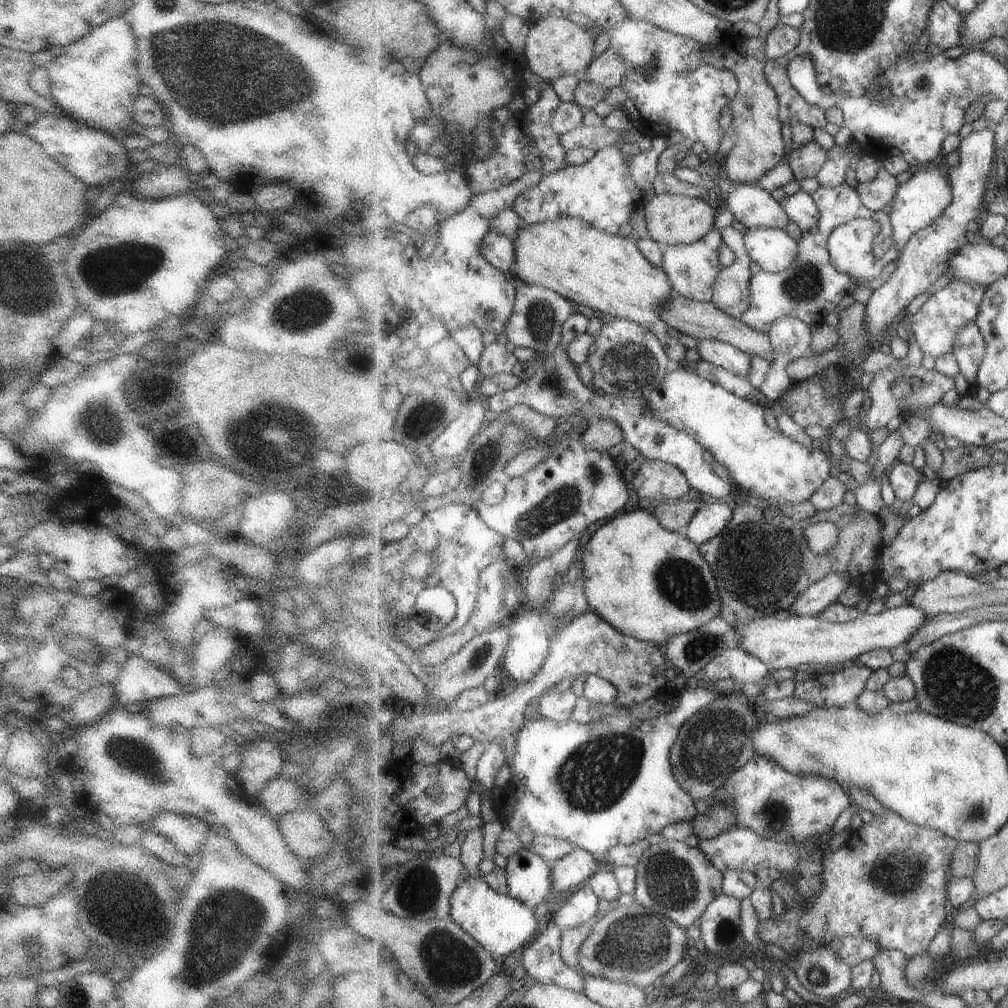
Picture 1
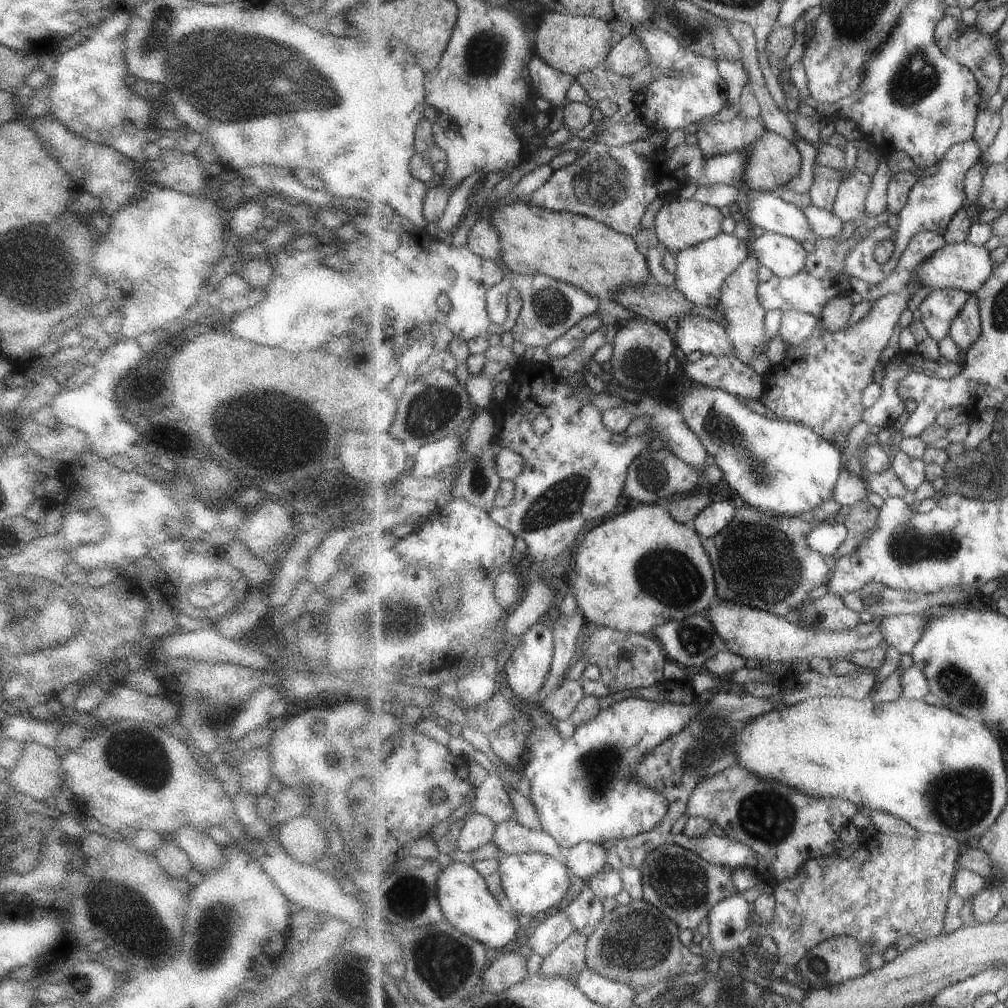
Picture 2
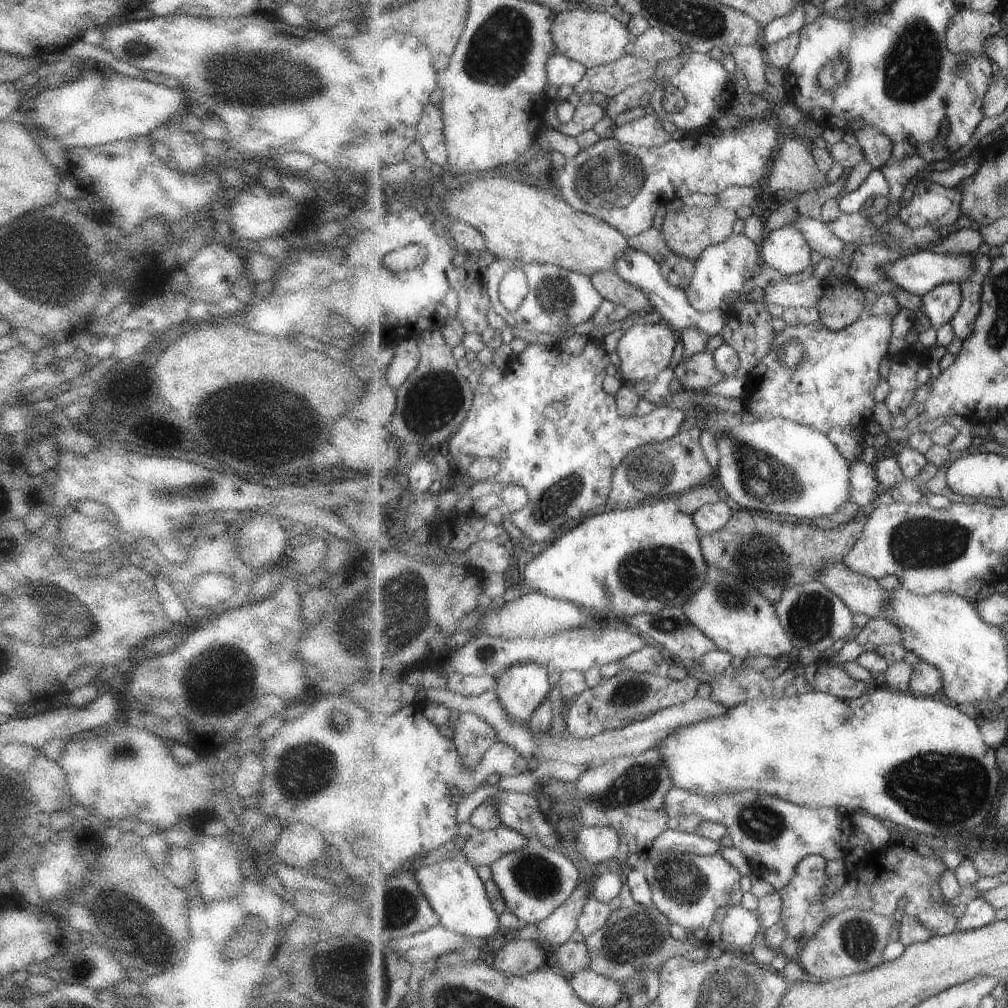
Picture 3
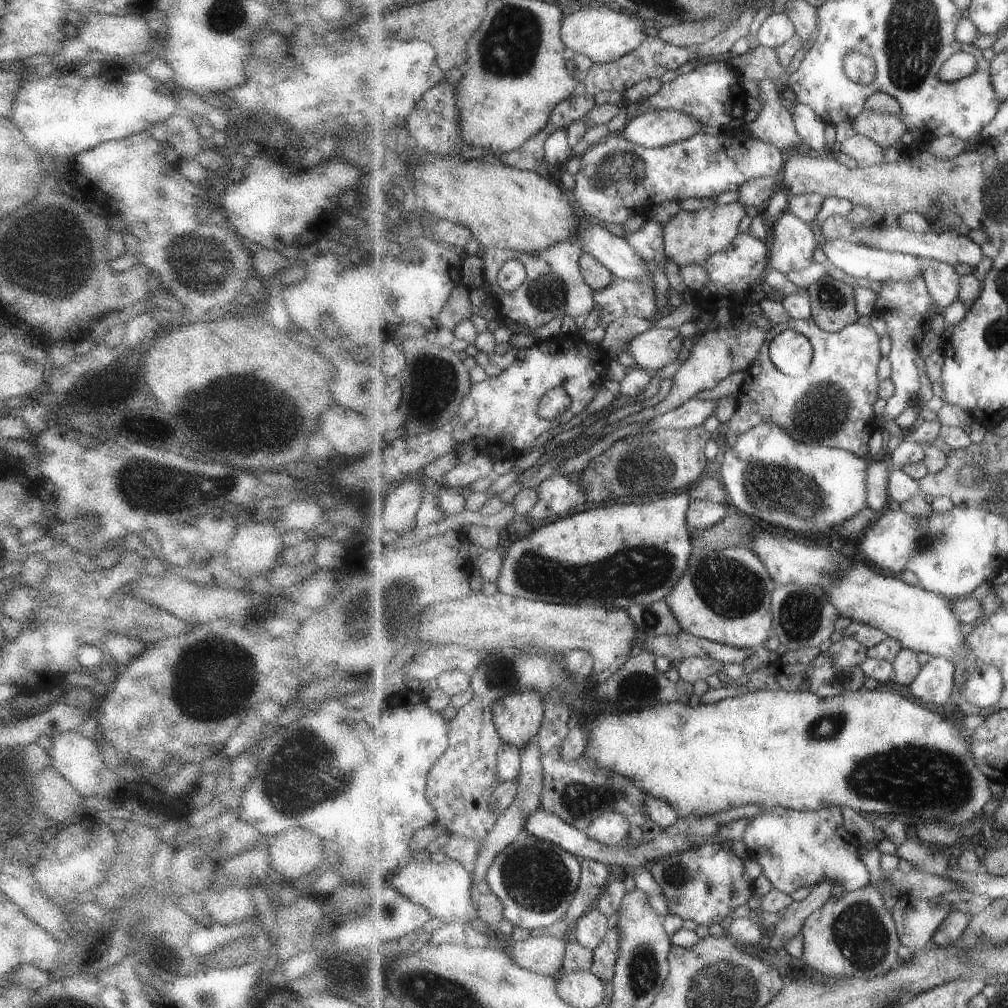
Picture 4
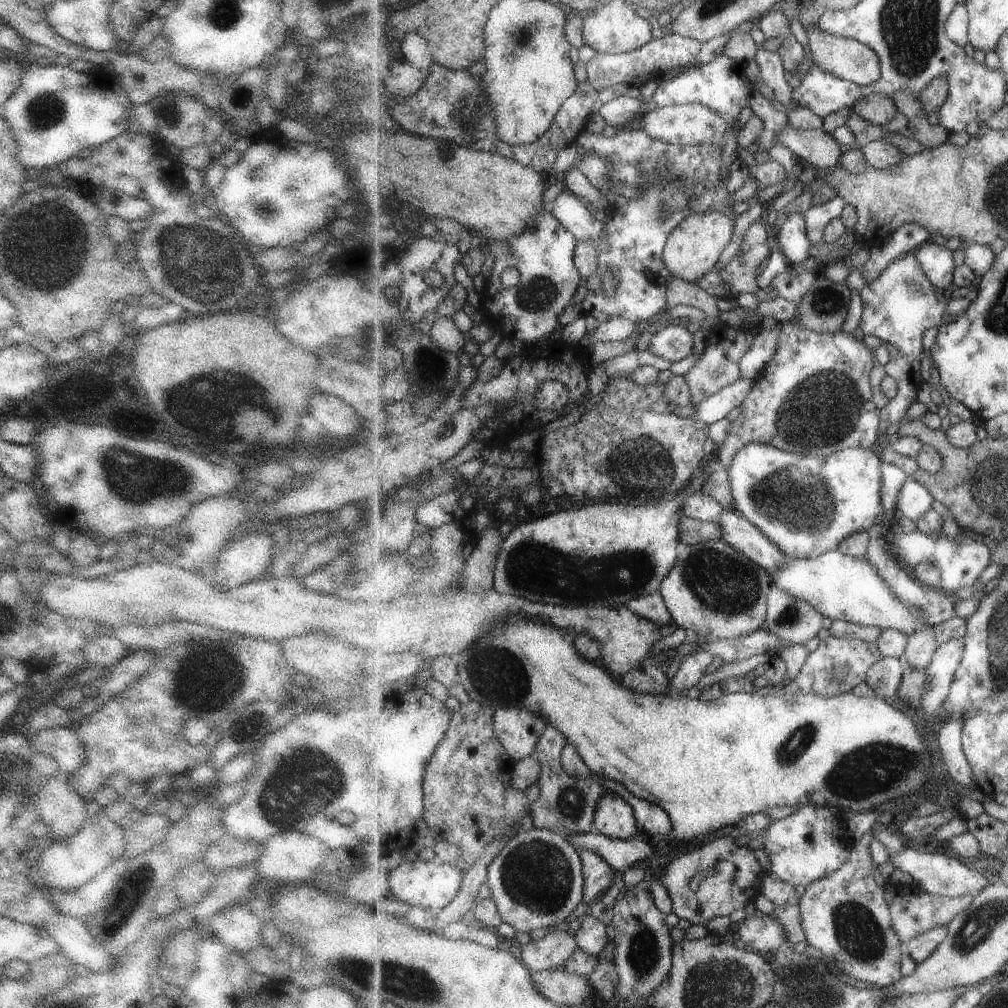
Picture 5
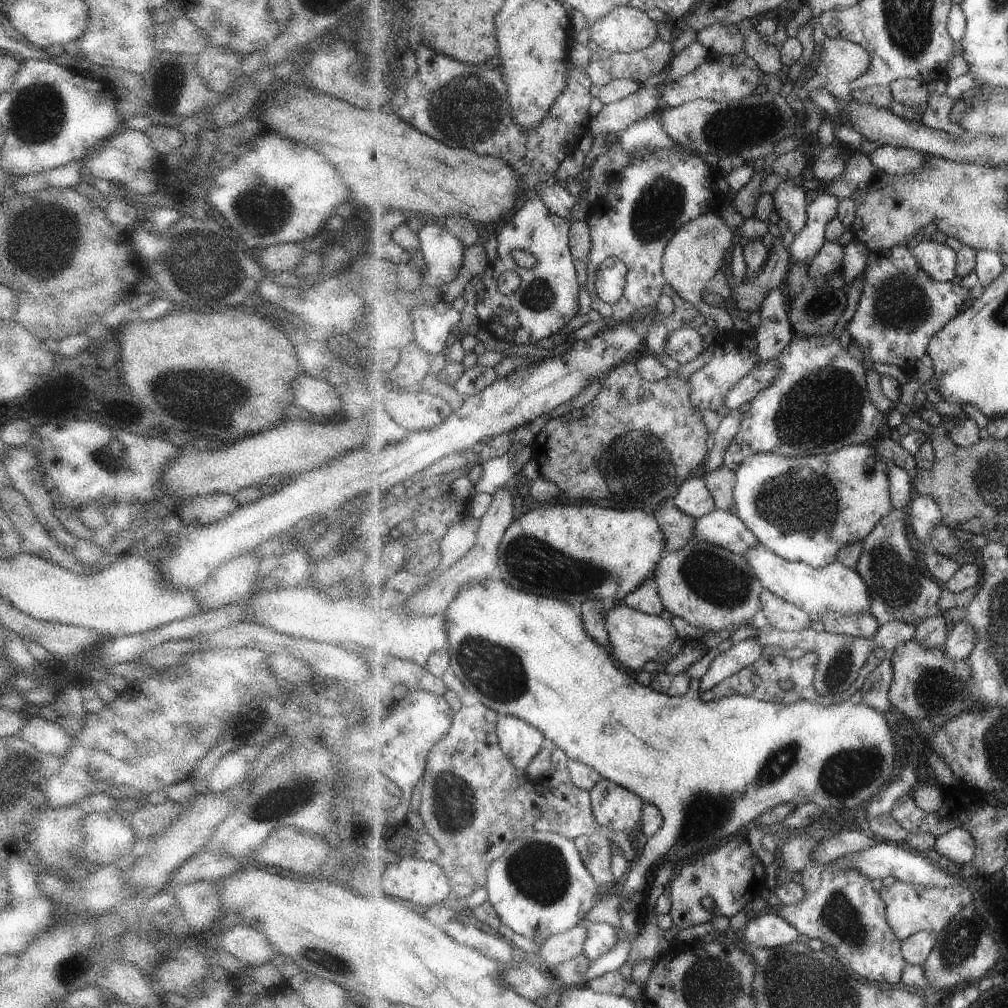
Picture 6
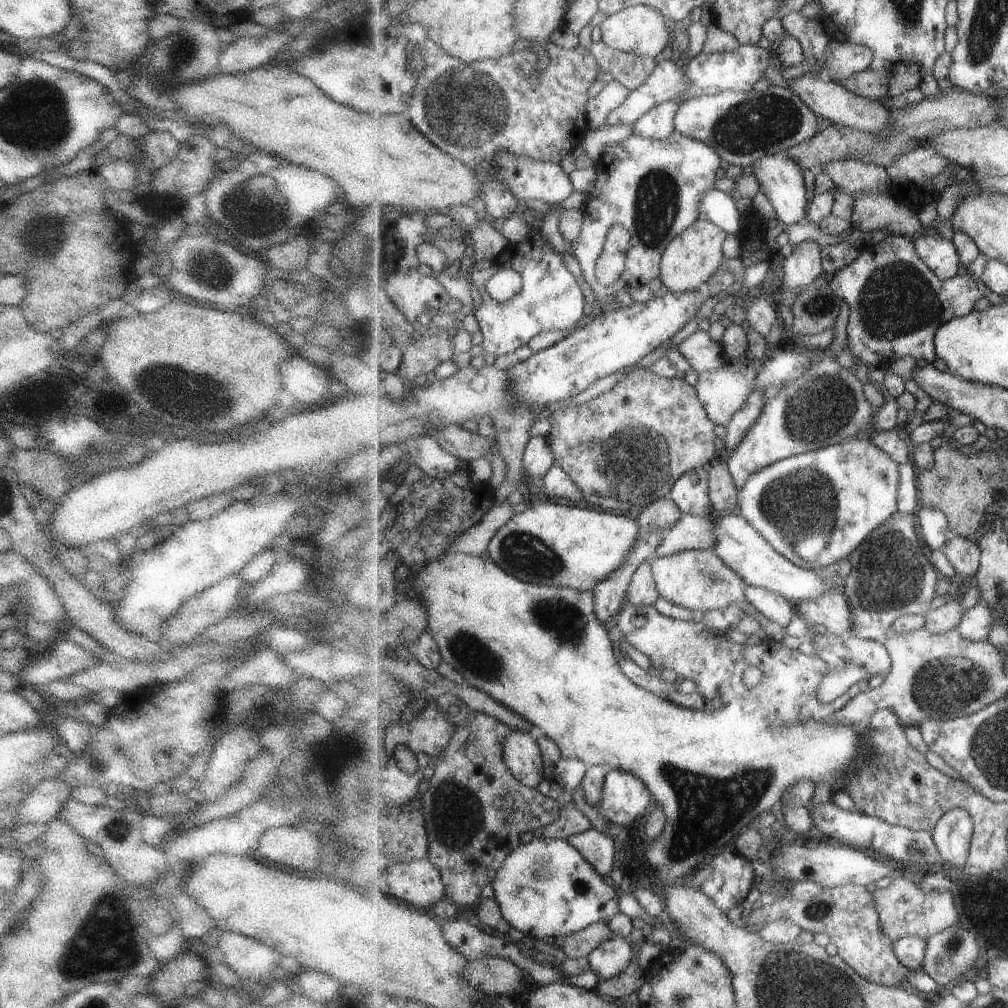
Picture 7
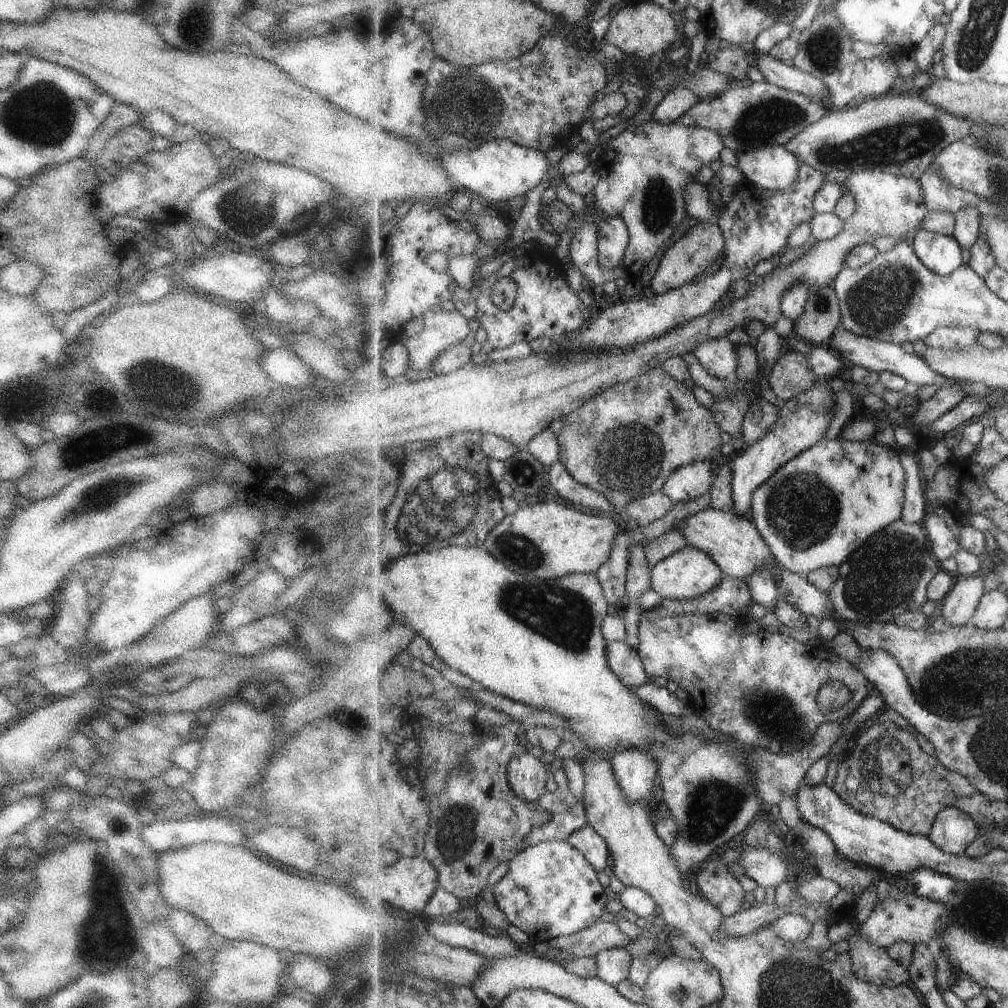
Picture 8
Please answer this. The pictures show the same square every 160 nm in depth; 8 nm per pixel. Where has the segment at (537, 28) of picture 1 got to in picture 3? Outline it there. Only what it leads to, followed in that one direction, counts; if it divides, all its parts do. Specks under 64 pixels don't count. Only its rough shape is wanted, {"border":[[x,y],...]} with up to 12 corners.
{"border":[[569,7],[552,36],[560,55],[601,67],[621,59],[629,28],[605,12]]}

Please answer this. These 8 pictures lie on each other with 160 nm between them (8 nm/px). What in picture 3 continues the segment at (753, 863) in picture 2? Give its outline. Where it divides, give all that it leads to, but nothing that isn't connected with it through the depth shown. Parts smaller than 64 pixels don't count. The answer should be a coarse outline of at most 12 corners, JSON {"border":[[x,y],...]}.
{"border":[[669,829],[655,840],[649,857],[666,851],[713,856],[717,840]]}

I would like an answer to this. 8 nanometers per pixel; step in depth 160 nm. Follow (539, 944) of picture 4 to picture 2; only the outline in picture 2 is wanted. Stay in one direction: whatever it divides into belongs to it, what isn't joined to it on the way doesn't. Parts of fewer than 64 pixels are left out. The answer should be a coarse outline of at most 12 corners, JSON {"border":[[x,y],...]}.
{"border":[[505,952],[484,970],[488,994],[521,982],[527,958]]}

